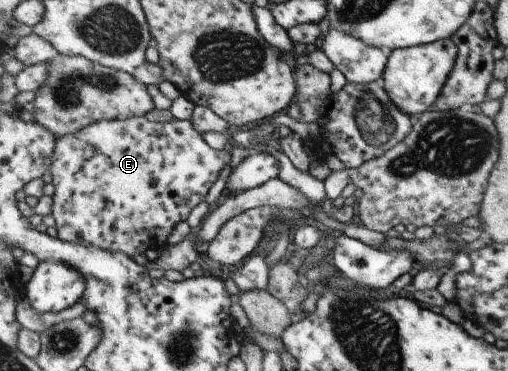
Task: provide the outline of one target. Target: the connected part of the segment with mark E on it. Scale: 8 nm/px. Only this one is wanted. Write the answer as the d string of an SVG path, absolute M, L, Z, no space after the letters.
M132 117L131 119L111 121L100 121L86 128L80 129L77 133L59 137L55 148L55 153L50 158L50 172L52 182L55 186L53 194L53 218L56 220L55 228L58 230L58 237L69 243L84 244L86 246L98 247L99 249L112 252L123 252L130 256L144 254L146 250L159 251L168 242L172 230L176 224L182 220L186 221L189 214L200 203L207 200L208 193L221 177L222 171L226 169L232 160L232 154L226 148L216 150L206 144L202 138L202 133L196 130L194 123L179 119L172 119L170 122L151 122L145 117Z

